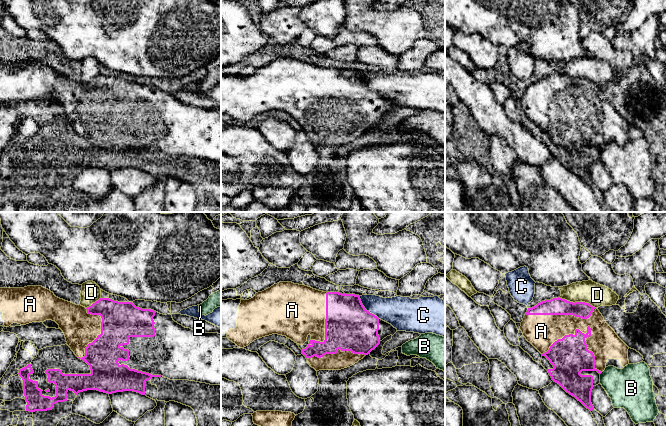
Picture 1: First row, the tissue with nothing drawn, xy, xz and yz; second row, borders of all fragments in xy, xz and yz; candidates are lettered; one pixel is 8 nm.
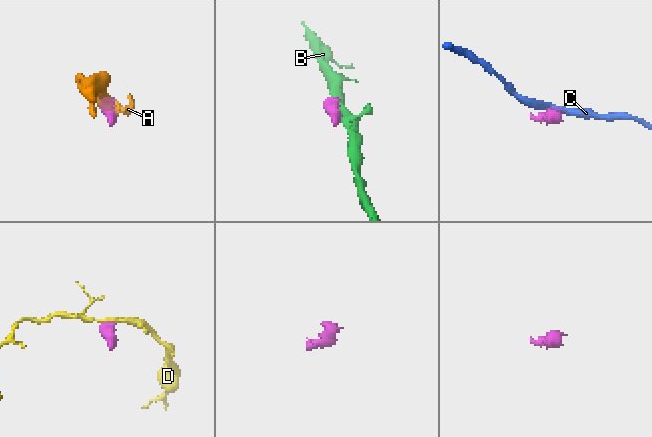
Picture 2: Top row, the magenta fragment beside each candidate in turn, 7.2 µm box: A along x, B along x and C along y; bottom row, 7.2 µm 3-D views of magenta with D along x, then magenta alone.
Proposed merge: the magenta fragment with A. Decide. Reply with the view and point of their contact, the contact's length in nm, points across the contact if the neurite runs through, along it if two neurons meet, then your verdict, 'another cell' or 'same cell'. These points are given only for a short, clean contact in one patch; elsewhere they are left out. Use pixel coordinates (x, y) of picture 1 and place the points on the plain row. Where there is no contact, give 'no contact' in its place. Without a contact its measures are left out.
contact yz (587, 104); length 500 nm; same cell

